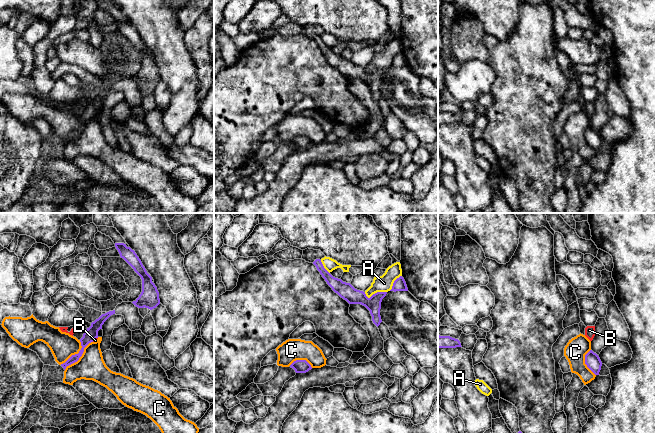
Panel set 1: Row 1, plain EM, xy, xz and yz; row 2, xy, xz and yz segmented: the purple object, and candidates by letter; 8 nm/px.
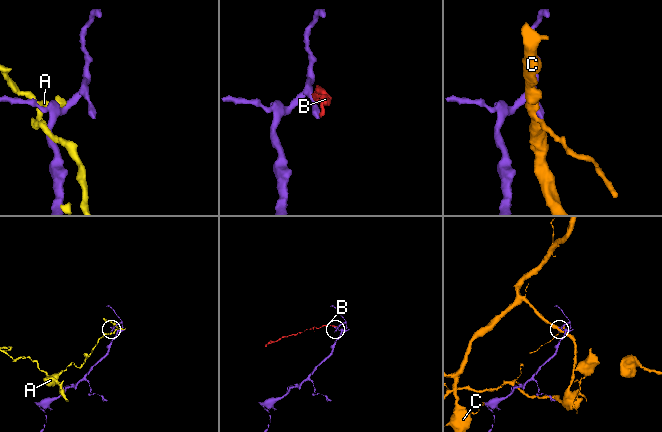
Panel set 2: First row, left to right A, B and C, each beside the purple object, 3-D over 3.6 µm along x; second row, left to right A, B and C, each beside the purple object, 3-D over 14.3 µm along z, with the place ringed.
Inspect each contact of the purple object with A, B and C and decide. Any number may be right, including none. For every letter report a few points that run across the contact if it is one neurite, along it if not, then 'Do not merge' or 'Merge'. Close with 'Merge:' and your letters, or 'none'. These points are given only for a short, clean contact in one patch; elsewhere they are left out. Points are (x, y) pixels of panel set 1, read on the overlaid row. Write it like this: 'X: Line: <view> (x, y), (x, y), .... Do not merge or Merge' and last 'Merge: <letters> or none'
A: Do not merge
B: Line: xy (97, 337), (92, 341). Do not merge
C: Do not merge
Merge: none

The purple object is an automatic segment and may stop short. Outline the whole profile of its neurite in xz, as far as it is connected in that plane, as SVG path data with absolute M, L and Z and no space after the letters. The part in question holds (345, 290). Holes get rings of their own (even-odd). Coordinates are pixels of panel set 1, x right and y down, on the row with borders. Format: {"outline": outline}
{"outline": "M316 259L313 264L325 279L332 290L349 304L361 304L365 306L372 316L373 323L378 327L382 322L380 316L381 302L387 292L377 292L368 298L365 292L355 289L350 283L333 277L323 266L320 259Z"}

